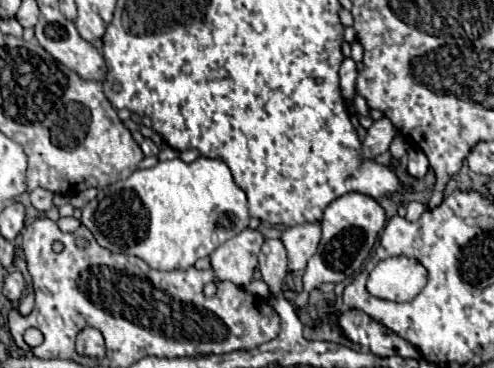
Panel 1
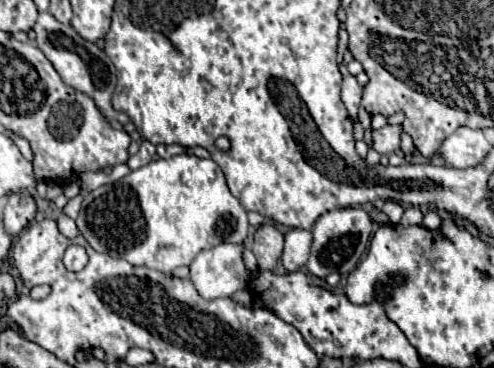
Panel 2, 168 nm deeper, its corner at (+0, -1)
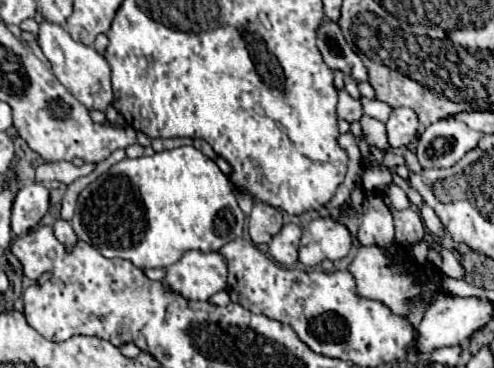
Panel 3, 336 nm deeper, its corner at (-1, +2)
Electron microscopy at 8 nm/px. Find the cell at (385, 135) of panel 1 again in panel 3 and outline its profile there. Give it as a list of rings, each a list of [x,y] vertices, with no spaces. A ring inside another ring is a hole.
[[[396,108],[390,114],[390,120],[386,122],[388,130],[388,144],[392,148],[408,146],[418,130],[418,118],[410,108]]]

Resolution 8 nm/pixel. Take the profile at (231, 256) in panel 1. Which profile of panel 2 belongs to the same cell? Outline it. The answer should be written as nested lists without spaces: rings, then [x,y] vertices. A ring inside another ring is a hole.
[[[221,243],[209,251],[201,251],[189,265],[189,281],[197,289],[203,299],[231,297],[235,291],[245,289],[249,281],[249,273],[243,263],[243,245]]]

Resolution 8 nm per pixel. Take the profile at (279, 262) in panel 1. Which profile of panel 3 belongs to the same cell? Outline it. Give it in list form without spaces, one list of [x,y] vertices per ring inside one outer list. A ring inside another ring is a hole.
[[[254,204],[252,214],[248,218],[248,232],[254,244],[268,244],[282,230],[282,214],[280,210],[268,204]]]

